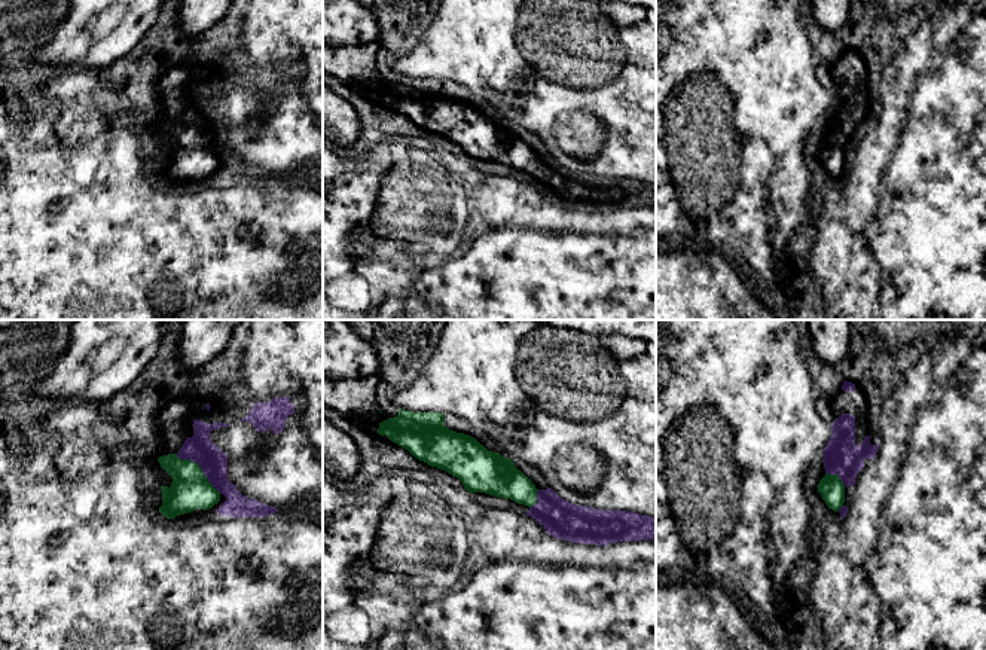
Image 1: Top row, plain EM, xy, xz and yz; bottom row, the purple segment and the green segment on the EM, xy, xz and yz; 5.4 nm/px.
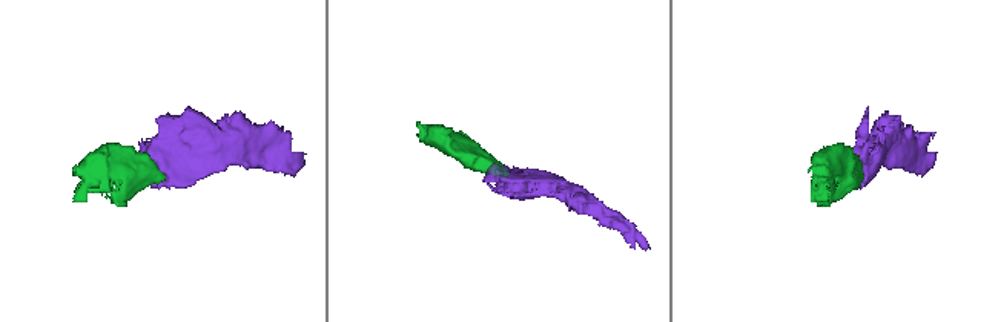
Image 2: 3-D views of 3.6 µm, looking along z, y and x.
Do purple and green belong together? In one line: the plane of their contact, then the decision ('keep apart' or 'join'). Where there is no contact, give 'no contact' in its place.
contact in xy; join

